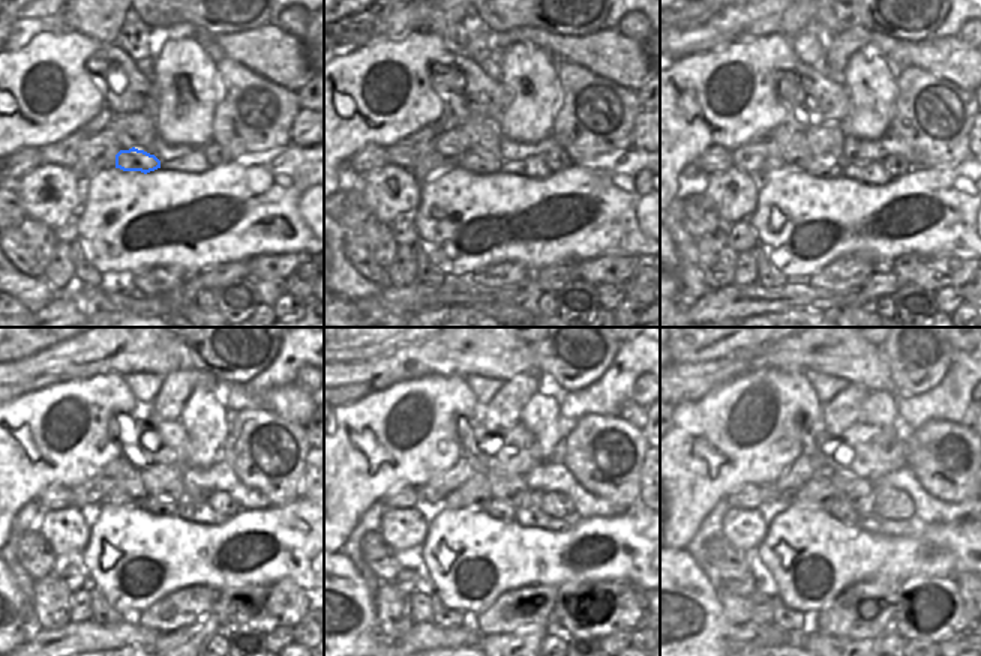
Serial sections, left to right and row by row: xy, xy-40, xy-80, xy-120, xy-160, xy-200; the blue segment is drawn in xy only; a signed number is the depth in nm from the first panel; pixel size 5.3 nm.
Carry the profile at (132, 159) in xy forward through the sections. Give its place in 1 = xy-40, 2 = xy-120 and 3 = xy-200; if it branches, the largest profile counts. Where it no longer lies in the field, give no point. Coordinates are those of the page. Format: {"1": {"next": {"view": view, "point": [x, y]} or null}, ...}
{"1": {"next": {"view": "xy-40", "point": [470, 161]}}, "2": {"next": {"view": "xy-120", "point": [158, 508]}}, "3": {"next": {"view": "xy-200", "point": [846, 514]}}}

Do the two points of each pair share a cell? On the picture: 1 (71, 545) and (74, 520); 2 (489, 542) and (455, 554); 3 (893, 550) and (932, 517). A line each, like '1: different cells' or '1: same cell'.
1: same cell
2: same cell
3: different cells

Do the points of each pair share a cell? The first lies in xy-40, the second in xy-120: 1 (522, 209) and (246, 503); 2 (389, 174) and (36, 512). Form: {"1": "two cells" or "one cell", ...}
{"1": "two cells", "2": "two cells"}

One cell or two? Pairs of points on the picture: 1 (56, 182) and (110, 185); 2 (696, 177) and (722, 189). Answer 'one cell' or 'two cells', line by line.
1: two cells
2: two cells

